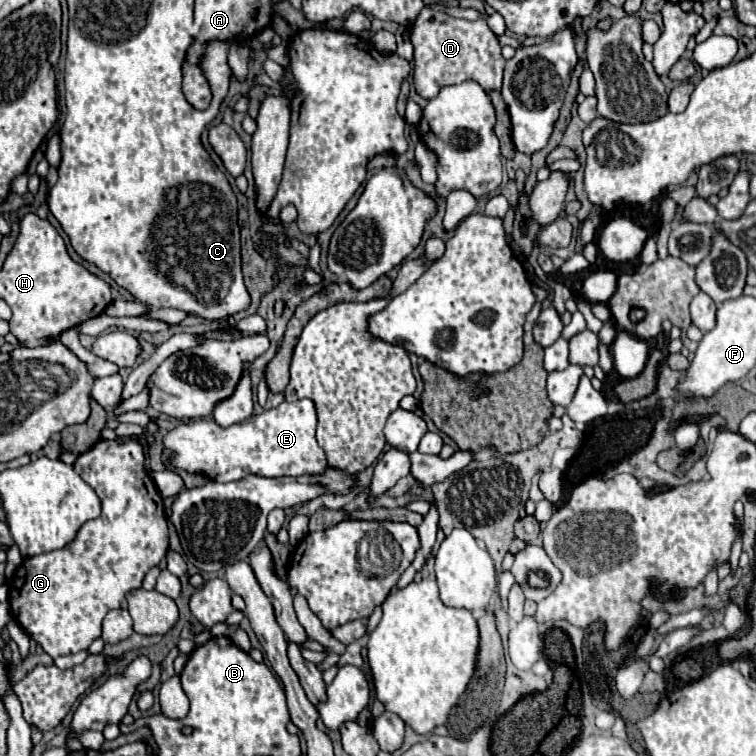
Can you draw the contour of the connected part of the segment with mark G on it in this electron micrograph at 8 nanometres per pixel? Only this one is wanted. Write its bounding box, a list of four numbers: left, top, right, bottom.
[9,439,169,659]

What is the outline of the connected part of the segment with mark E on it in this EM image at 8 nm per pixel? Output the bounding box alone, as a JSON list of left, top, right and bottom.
[165,399,327,481]

